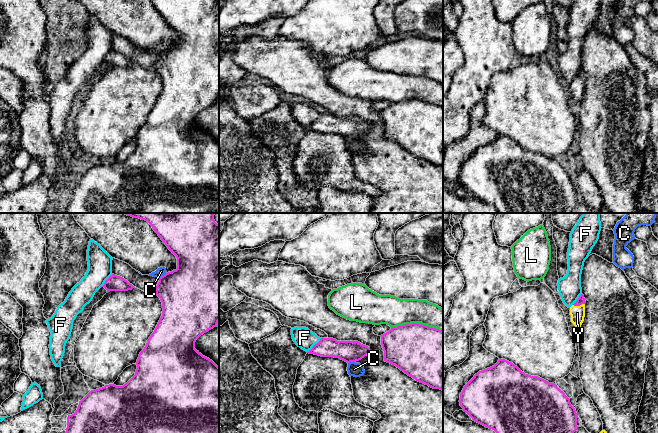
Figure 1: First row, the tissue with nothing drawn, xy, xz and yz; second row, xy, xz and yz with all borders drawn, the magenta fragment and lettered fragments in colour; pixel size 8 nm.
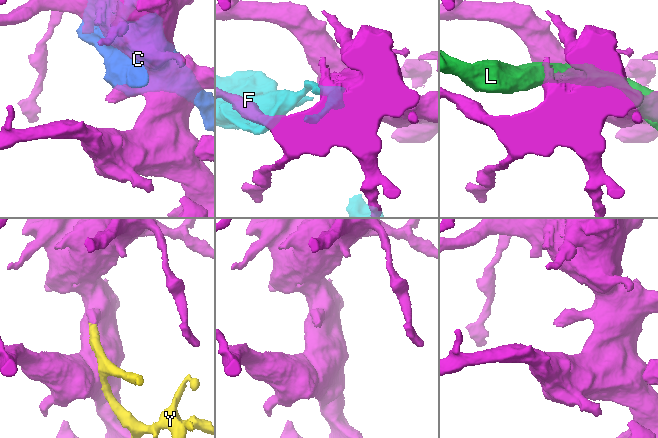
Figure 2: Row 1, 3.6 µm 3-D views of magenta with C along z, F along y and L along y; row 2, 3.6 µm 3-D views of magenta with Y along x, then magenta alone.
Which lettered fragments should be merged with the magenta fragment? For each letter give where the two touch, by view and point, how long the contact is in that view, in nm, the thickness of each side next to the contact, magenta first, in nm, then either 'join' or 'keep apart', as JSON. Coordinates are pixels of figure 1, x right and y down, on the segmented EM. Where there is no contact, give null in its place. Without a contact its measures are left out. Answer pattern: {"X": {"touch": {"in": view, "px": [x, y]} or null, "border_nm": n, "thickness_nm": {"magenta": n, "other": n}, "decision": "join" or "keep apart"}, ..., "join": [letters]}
{"C": {"touch": {"in": "xy", "px": [163, 275]}, "border_nm": 80, "thickness_nm": {"magenta": 440, "other": 70}, "decision": "keep apart"}, "F": {"touch": {"in": "xz", "px": [314, 345]}, "border_nm": 170, "thickness_nm": {"magenta": 160, "other": 160}, "decision": "keep apart"}, "L": {"touch": {"in": "xz", "px": [417, 323]}, "border_nm": 420, "thickness_nm": {"magenta": 440, "other": 240}, "decision": "keep apart"}, "Y": {"touch": {"in": "yz", "px": [578, 305]}, "border_nm": 100, "thickness_nm": {"magenta": 60, "other": 120}, "decision": "join"}, "join": ["Y"]}

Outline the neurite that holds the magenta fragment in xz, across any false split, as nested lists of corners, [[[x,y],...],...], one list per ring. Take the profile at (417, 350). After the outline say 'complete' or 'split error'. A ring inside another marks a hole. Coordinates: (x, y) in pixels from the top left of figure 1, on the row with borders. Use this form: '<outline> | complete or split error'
[[[419,323],[405,324],[392,327],[381,335],[381,345],[384,351],[384,361],[395,365],[416,381],[428,385],[433,389],[443,391],[443,331]]] | complete

